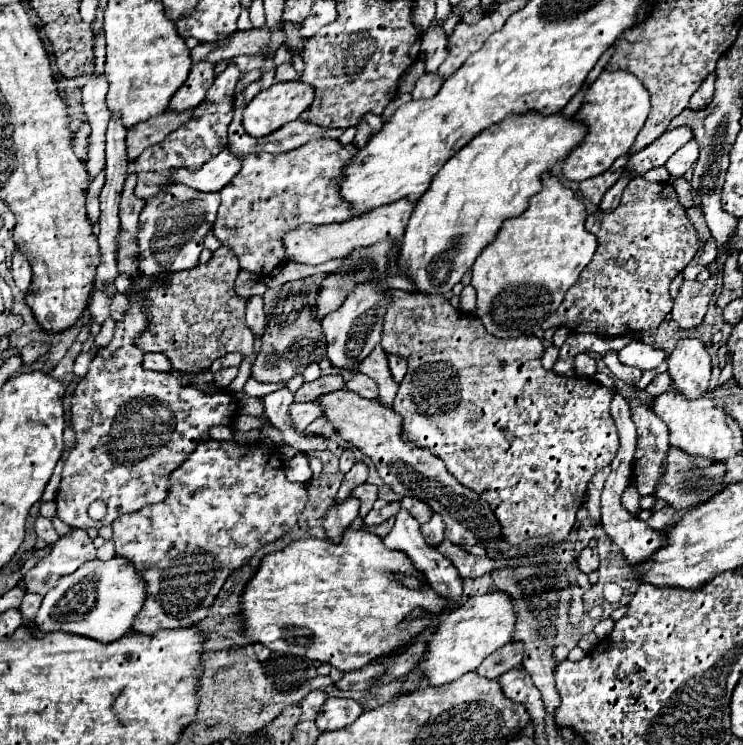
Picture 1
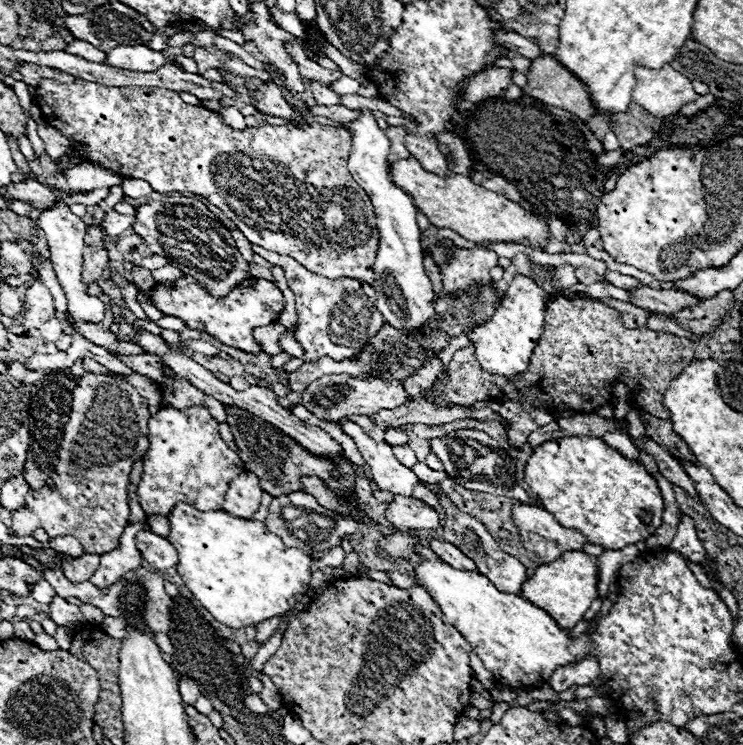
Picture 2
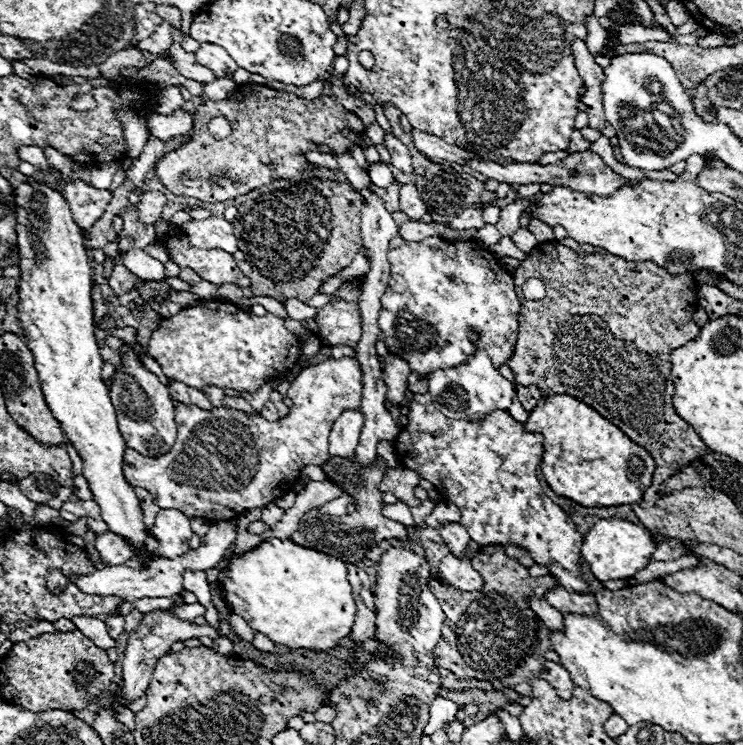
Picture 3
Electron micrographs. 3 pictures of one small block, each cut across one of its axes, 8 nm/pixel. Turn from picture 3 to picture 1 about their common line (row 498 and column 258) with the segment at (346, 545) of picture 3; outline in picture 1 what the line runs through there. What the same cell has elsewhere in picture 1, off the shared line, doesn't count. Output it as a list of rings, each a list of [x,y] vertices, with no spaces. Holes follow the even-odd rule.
[[[322,274],[286,282],[280,288],[268,288],[264,294],[266,328],[262,336],[262,350],[252,366],[252,378],[258,382],[286,382],[300,374],[308,364],[320,362],[326,356],[324,334],[320,332],[320,322],[312,320],[312,308],[316,306],[318,286]],[[280,290],[280,292],[278,292]],[[290,356],[290,358],[288,358]]]

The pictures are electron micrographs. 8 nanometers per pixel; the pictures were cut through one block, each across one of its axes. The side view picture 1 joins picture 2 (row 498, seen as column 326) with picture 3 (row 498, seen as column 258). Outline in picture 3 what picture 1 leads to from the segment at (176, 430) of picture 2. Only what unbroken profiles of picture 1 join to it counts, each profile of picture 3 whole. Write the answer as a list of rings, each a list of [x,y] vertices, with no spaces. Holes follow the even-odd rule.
[[[356,358],[326,360],[316,366],[304,368],[292,382],[288,390],[292,400],[290,412],[278,422],[268,422],[260,414],[246,414],[234,408],[212,408],[202,410],[194,404],[176,406],[176,426],[178,438],[170,452],[158,458],[140,456],[138,452],[124,450],[124,478],[130,486],[140,486],[156,498],[156,506],[174,508],[188,516],[188,506],[192,506],[196,516],[206,520],[230,518],[230,510],[240,514],[250,508],[264,508],[276,500],[276,494],[284,494],[298,479],[302,466],[316,464],[322,466],[328,462],[328,434],[336,418],[346,408],[360,408],[362,398],[362,372]]]

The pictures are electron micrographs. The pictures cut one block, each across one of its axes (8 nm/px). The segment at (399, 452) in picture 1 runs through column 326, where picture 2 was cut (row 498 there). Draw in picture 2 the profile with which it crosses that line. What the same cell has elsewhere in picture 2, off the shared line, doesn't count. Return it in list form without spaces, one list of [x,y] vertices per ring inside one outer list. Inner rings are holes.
[[[396,494],[388,504],[386,520],[400,532],[438,528],[438,512],[414,496]]]

